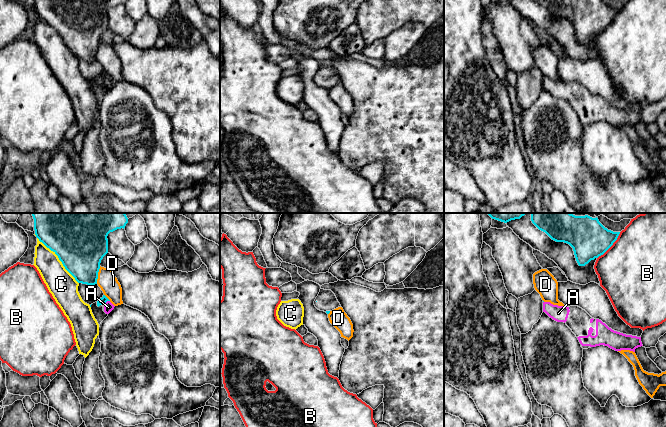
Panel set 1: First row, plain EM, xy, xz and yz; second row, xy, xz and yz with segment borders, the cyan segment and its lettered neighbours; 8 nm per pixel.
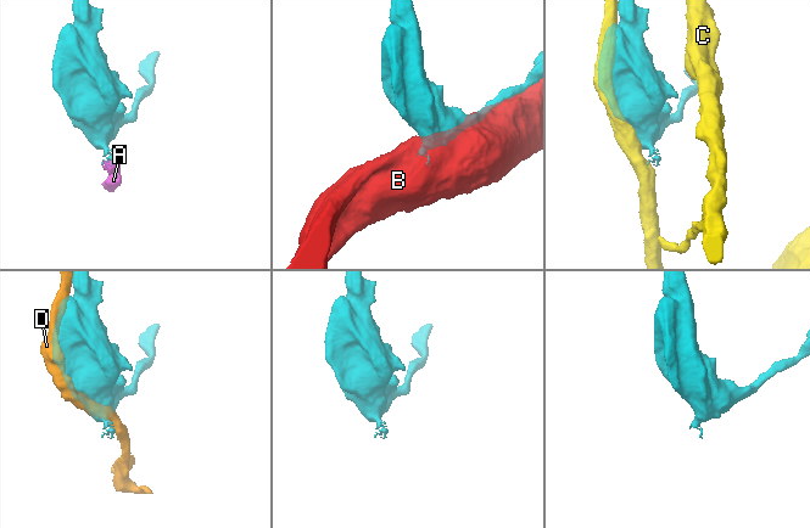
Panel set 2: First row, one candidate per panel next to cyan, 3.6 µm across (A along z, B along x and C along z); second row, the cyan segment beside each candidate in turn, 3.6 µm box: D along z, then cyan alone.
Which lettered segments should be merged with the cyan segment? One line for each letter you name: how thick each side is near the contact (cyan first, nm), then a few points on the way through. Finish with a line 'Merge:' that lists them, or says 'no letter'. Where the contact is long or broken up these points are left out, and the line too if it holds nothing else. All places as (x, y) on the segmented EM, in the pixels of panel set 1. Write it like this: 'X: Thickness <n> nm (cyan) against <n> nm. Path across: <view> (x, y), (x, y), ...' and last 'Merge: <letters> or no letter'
Merge: no letter

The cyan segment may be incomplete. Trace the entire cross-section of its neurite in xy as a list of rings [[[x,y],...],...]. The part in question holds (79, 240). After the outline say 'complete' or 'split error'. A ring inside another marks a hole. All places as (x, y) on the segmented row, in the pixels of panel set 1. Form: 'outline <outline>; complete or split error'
outline [[[31,213],[34,219],[35,235],[47,248],[53,251],[62,262],[65,269],[78,283],[97,284],[100,263],[108,253],[108,239],[110,232],[125,228],[128,218],[125,213]]]; complete

